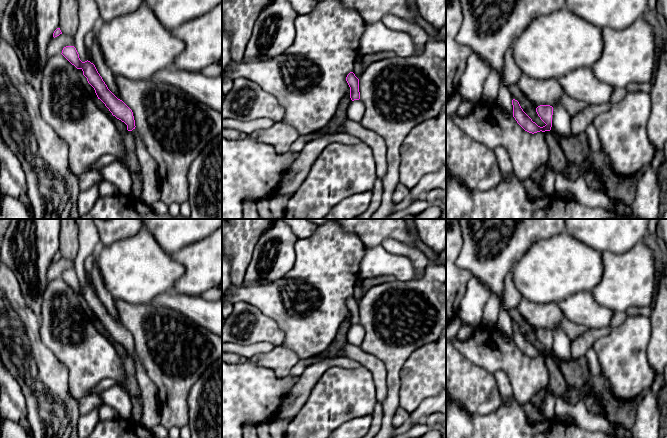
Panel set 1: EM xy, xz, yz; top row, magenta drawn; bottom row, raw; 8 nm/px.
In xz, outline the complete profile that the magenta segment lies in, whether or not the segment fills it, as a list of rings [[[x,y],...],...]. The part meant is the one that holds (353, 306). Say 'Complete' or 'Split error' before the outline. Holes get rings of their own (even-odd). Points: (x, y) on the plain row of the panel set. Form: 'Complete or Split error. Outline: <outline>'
Split error. Outline: [[[361,284],[356,285],[353,295],[350,296],[346,301],[346,305],[350,311],[350,322],[352,325],[360,323],[359,303],[363,296],[364,292]]]

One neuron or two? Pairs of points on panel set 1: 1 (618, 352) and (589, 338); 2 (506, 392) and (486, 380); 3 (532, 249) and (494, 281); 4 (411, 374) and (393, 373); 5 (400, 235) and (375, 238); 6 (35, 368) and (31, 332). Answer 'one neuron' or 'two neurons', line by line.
1: two neurons
2: two neurons
3: one neuron
4: two neurons
5: one neuron
6: one neuron

